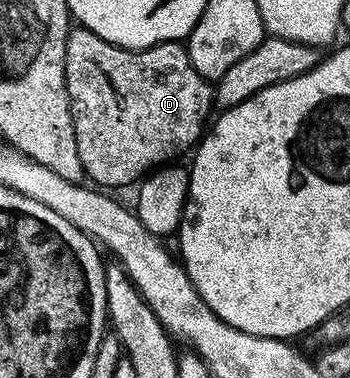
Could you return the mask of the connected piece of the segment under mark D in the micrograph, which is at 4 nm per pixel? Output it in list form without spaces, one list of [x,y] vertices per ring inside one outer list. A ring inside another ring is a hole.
[[[72,27],[65,46],[65,82],[81,166],[86,179],[103,190],[134,185],[152,170],[178,161],[175,159],[182,152],[190,153],[204,135],[205,125],[213,112],[212,85],[193,70],[187,49],[179,42],[132,50],[105,42],[105,38],[93,34],[88,28]]]

